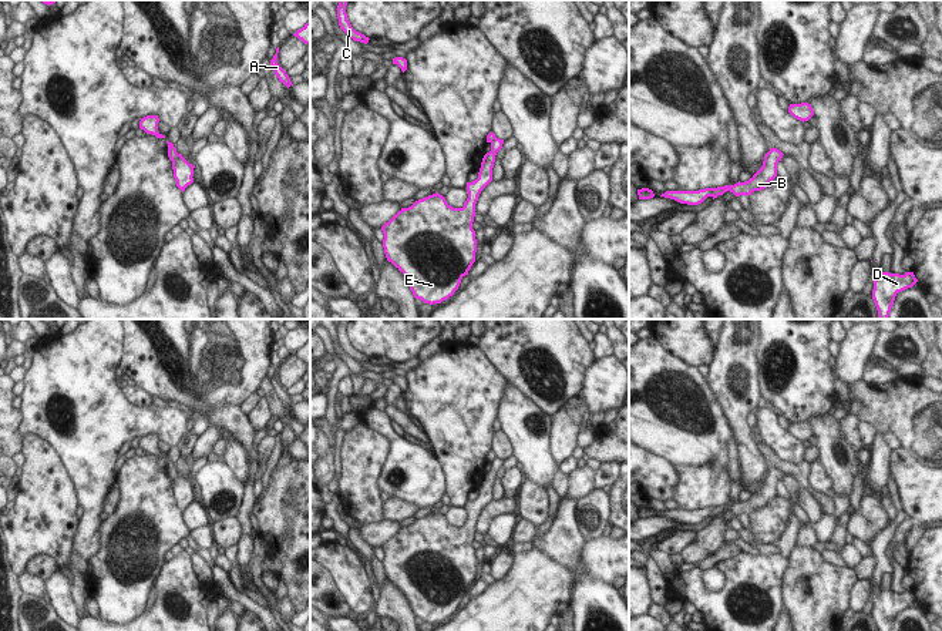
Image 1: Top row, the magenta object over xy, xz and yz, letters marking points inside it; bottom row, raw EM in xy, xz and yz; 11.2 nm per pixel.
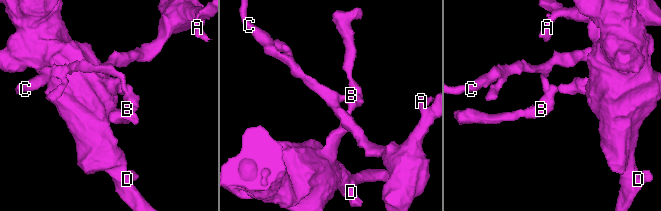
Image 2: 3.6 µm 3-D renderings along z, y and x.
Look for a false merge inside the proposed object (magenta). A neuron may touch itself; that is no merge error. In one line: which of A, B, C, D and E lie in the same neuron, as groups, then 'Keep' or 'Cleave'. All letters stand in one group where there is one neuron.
Groups: A C / B D E. Cleave

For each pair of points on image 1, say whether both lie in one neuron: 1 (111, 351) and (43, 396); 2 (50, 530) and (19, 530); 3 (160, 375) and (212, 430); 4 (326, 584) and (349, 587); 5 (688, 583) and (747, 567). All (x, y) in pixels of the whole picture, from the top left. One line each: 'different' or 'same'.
1: same
2: same
3: different
4: different
5: same

